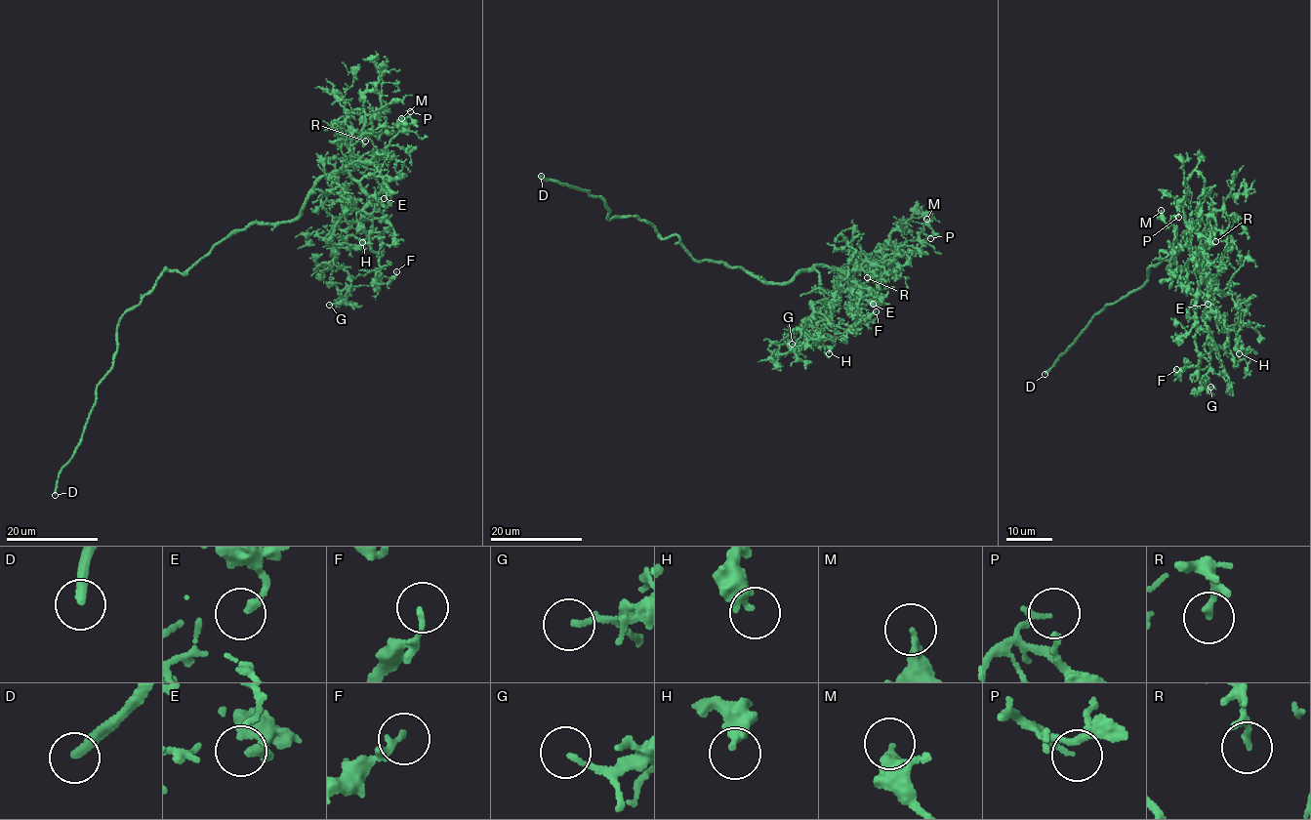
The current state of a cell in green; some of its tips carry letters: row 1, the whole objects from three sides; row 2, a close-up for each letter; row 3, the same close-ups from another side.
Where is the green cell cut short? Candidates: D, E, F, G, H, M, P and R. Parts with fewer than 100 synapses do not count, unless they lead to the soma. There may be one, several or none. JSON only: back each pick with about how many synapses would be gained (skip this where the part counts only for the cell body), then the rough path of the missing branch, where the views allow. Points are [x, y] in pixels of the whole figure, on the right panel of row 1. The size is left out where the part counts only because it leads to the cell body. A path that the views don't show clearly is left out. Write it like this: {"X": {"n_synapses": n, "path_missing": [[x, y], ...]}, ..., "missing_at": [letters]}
{"D": {"path_missing": [[1044, 374], [1028, 388], [1020, 385]]}, "missing_at": ["D"]}

